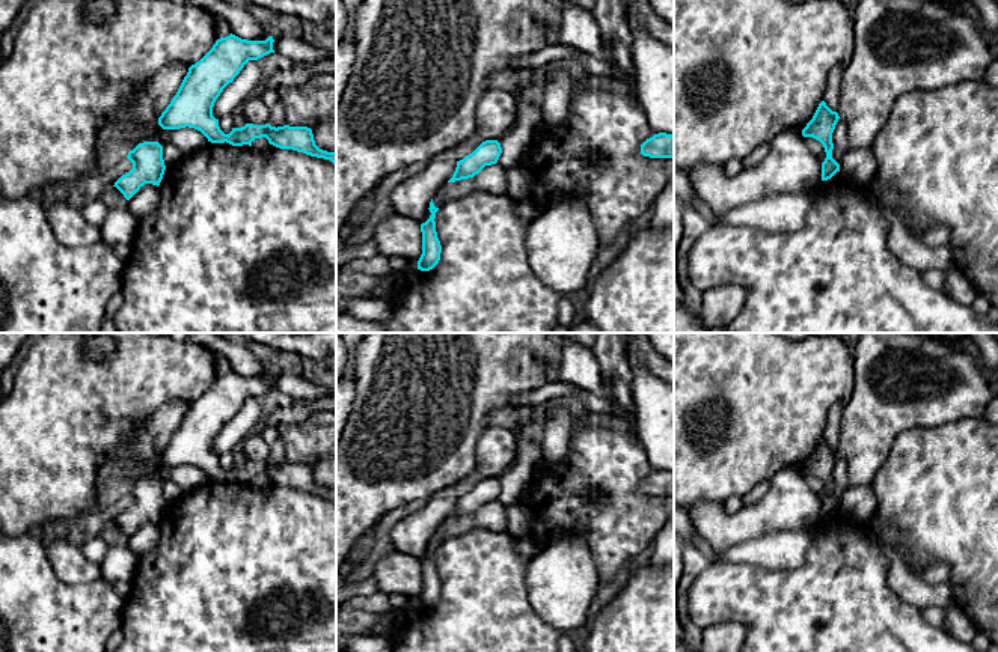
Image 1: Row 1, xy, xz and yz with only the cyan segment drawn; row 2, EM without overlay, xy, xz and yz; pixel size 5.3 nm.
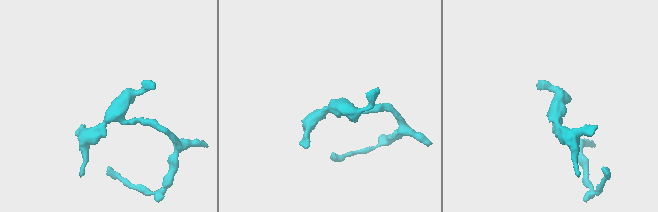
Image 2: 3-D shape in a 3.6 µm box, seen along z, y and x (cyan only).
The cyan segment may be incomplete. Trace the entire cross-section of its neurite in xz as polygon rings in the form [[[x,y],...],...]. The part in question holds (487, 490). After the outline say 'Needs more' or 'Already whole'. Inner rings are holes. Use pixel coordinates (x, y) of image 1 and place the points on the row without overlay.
[[[497,477],[482,479],[472,491],[457,498],[455,509],[448,519],[473,515],[485,503],[496,501],[501,491],[502,491],[502,485]]]. Already whole

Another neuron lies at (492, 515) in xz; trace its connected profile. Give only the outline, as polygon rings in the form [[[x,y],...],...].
[[[496,500],[485,503],[478,512],[469,516],[443,521],[433,535],[436,545],[440,545],[445,539],[458,536],[470,529],[487,529],[493,533],[507,532],[505,506]]]

